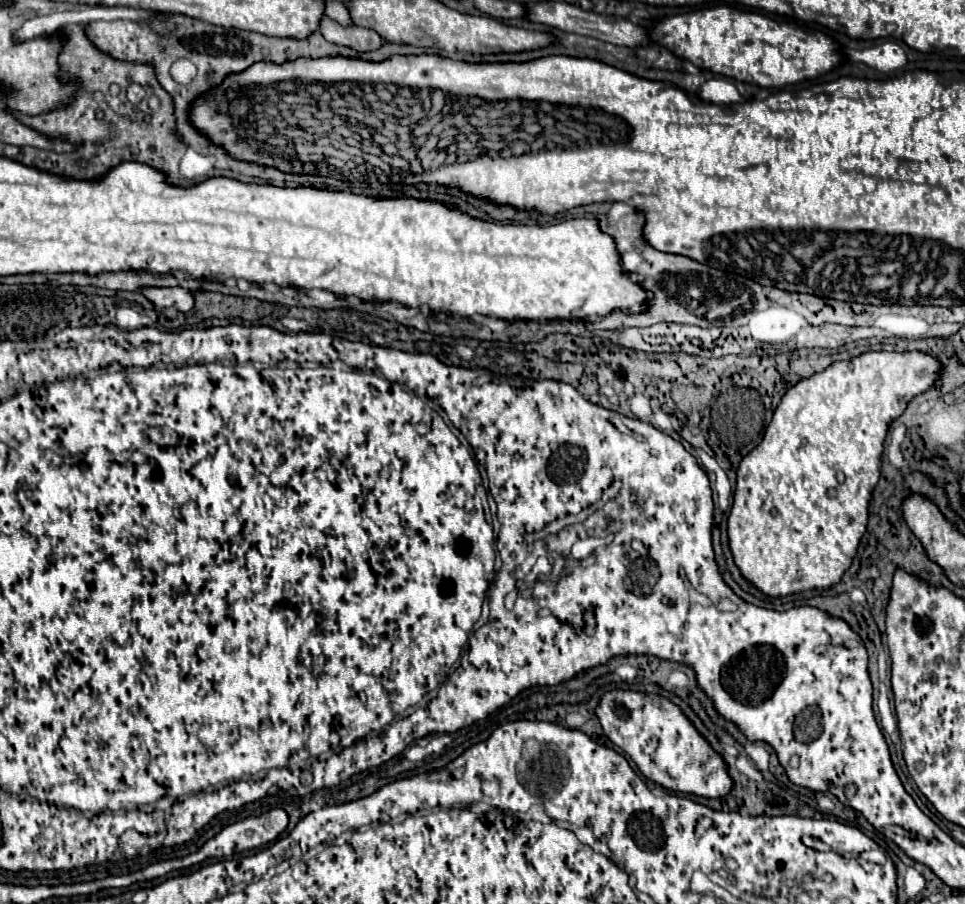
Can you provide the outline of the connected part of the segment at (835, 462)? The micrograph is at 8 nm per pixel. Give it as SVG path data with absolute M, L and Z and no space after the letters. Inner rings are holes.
M867 352L867 354L861 354L861 356L851 358L847 362L835 362L827 370L813 374L811 378L805 378L787 390L787 394L783 396L781 404L777 406L777 410L773 414L773 420L769 422L769 426L765 430L763 442L739 462L735 500L733 500L729 520L727 520L729 548L733 554L733 560L735 560L737 568L741 570L743 578L751 586L755 586L757 590L761 590L763 594L767 594L771 598L781 598L781 596L789 596L789 594L797 594L797 592L805 592L805 590L825 590L825 588L831 588L841 582L843 574L849 570L849 566L857 554L859 540L865 534L867 506L871 500L871 492L879 480L881 452L883 452L883 440L885 440L887 428L889 428L891 420L901 416L907 402L915 394L925 392L935 382L939 370L941 370L941 364L933 356L927 356L923 352Z

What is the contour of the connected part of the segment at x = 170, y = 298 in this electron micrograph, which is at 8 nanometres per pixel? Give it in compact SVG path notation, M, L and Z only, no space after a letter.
M145 288L141 292L157 308L173 308L177 312L189 312L195 304L193 294L183 288Z

